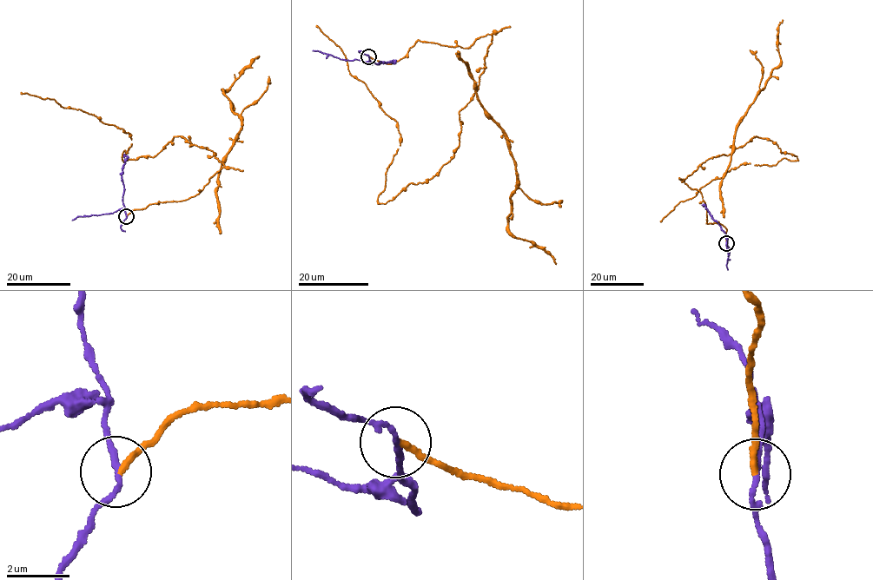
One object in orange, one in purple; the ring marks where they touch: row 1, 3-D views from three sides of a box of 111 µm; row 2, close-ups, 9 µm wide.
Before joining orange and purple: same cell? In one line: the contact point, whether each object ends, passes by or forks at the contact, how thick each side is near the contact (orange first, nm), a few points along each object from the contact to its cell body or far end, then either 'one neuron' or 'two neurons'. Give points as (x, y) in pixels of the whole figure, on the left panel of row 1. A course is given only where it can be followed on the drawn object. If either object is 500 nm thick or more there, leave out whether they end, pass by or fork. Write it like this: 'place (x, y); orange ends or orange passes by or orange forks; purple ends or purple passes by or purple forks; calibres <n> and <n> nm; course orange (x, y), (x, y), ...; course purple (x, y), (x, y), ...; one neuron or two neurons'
place (126, 216); orange ends; purple passes by; calibres 180 and 160 nm; course orange (127, 216), (193, 197), (223, 163), (179, 136), (153, 157), (125, 161), (128, 132), (53, 99), (21, 93); course purple (126, 216), (122, 175), (126, 158), (123, 154); two neurons

